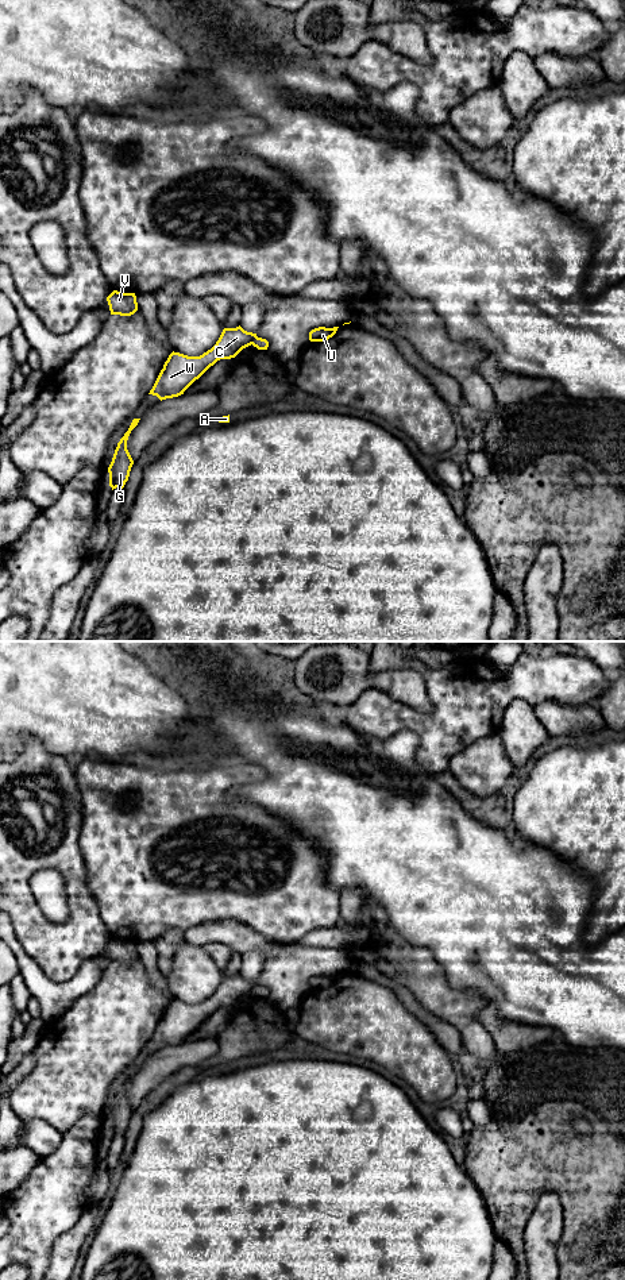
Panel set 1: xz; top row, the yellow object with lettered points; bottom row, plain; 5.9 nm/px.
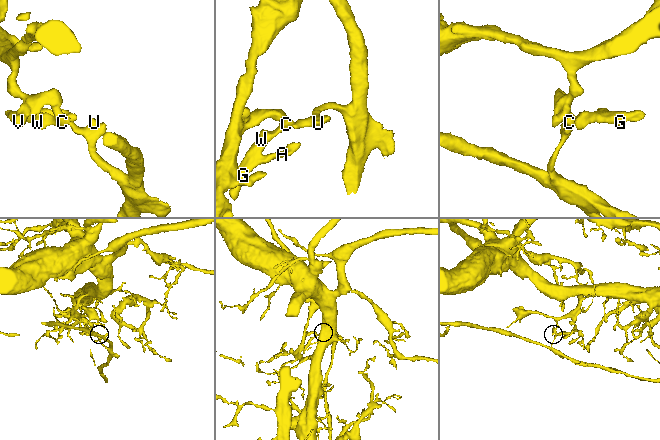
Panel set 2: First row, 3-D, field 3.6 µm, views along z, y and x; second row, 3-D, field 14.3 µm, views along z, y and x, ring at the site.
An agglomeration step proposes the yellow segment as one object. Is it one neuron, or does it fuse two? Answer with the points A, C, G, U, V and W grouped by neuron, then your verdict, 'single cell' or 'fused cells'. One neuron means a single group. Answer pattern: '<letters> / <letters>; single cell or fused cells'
A C G V W / U; fused cells

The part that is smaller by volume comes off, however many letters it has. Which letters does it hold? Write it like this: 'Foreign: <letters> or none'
Foreign: U

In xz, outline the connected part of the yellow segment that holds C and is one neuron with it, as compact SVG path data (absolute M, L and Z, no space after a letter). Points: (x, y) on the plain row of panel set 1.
M224 976L216 992L200 1005L171 1001L163 1013L148 1042L161 1049L184 1042L211 1014L220 1007L235 1006L243 996L252 992L256 982L236 976Z

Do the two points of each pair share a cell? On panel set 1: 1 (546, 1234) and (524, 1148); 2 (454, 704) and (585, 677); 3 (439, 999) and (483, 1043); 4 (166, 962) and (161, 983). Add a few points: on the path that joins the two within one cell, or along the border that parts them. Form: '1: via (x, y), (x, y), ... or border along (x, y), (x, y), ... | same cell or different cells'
1: border along (555, 1192), (547, 1192), (540, 1198), (524, 1230) | different cells
2: via (486, 690), (525, 678), (552, 678) | same cell
3: via (450, 1009), (473, 1032) | same cell
4: border along (154, 944), (157, 968), (165, 976) | different cells

